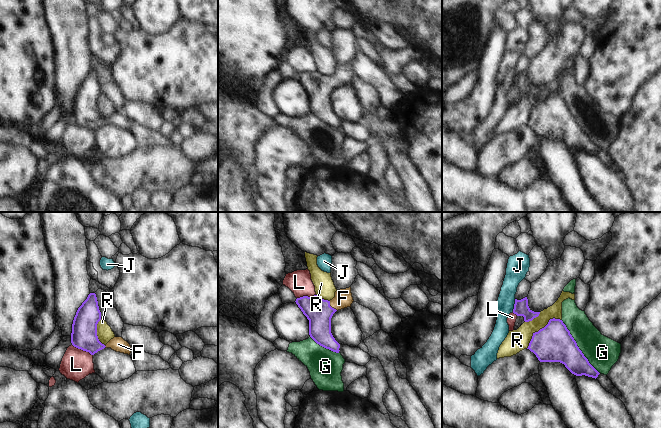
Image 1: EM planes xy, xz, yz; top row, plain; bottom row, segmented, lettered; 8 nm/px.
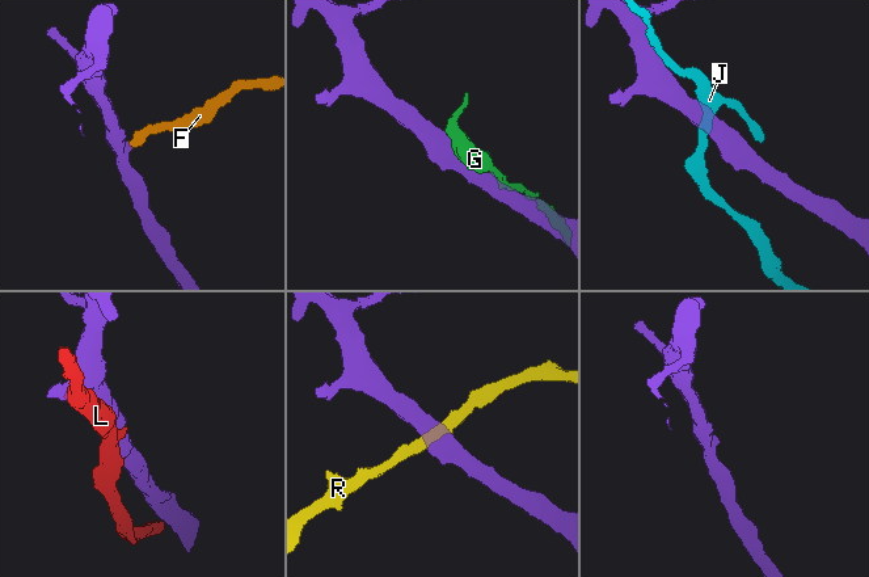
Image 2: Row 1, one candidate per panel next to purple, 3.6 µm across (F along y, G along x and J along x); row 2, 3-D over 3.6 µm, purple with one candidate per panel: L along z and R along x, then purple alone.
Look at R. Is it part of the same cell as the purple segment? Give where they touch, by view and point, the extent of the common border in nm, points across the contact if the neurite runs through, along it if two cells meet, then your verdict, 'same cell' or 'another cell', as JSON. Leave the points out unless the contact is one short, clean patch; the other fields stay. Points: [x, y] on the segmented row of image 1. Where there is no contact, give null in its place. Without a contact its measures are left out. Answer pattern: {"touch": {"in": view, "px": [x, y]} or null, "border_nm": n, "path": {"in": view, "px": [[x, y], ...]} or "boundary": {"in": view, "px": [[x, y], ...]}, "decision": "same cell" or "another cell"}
{"touch": {"in": "yz", "px": [540, 329]}, "border_nm": 360, "boundary": {"in": "yz", "px": [[560, 319], [550, 319], [533, 334], [526, 348]]}, "decision": "another cell"}

